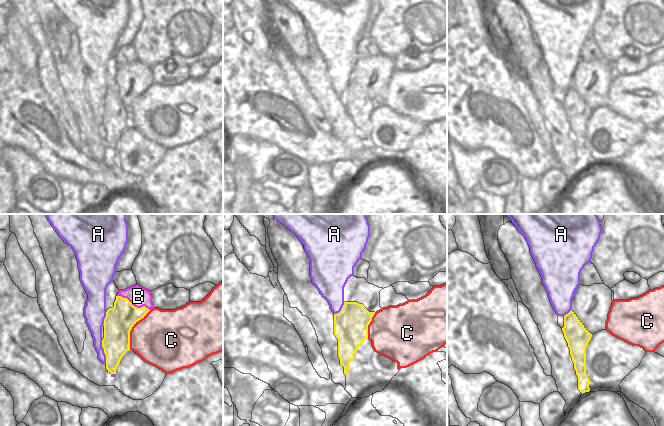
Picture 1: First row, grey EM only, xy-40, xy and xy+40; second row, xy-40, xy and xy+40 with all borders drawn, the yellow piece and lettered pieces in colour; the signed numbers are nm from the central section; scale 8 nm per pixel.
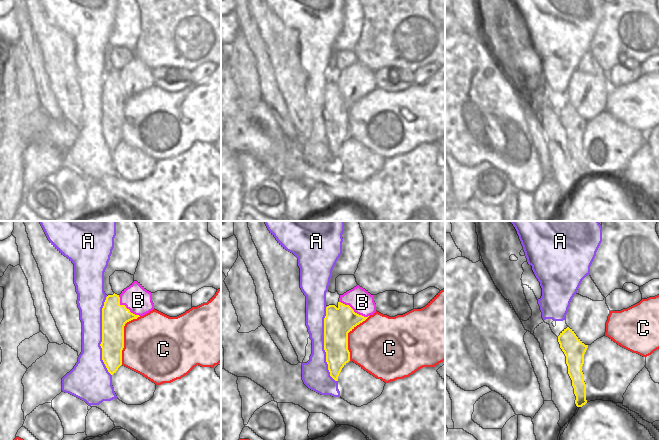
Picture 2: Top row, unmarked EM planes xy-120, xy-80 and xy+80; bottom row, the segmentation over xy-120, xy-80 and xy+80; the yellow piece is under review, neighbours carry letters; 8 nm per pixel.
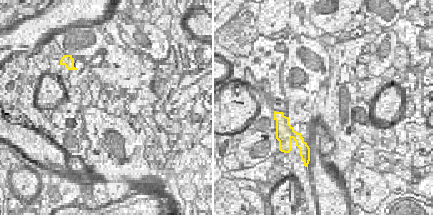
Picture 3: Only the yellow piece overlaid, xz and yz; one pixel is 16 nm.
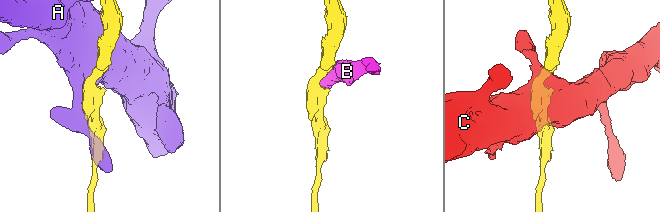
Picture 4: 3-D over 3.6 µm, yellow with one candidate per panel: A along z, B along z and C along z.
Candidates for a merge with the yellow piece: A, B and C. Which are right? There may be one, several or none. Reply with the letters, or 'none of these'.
none of these

